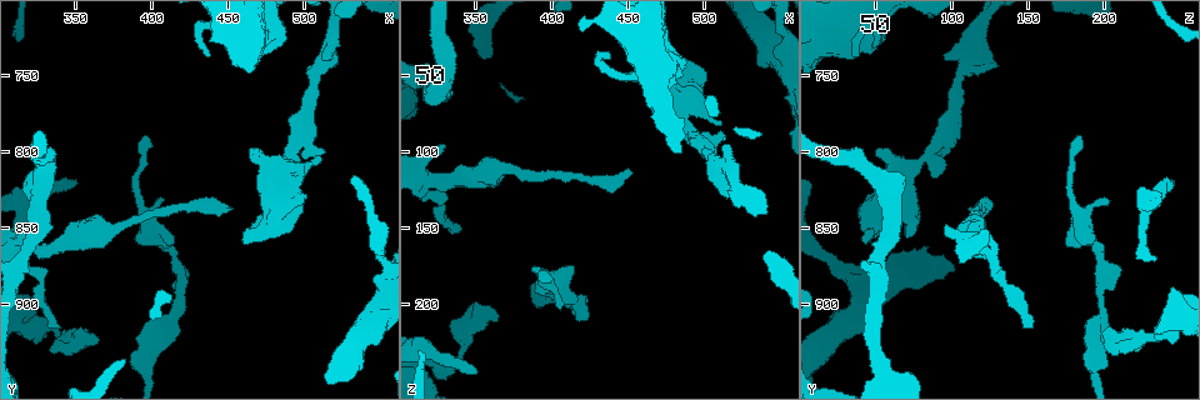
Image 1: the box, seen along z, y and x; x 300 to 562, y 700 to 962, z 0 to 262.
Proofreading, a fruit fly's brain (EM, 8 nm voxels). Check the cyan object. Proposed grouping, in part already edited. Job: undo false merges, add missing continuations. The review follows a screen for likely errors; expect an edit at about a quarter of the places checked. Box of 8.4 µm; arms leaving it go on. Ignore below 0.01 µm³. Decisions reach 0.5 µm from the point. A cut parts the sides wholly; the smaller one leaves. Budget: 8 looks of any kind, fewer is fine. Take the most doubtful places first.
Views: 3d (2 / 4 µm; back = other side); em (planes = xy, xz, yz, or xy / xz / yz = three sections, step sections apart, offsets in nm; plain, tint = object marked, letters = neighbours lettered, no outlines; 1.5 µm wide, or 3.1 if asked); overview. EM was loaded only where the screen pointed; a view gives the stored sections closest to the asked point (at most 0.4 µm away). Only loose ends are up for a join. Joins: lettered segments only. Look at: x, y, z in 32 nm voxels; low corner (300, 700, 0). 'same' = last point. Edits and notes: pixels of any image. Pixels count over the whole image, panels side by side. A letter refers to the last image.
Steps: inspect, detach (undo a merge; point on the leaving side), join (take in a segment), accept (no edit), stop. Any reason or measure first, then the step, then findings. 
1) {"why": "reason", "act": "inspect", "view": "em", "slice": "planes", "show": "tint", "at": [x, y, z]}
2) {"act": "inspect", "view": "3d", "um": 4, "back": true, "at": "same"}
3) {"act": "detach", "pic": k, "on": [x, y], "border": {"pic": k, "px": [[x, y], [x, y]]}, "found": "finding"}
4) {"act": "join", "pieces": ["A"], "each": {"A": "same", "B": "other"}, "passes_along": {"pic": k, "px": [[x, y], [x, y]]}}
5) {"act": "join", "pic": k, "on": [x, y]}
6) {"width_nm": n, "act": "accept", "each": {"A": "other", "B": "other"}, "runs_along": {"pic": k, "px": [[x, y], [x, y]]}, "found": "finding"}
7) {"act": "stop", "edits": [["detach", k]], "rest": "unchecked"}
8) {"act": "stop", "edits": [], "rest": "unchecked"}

{"why": "an open end", "act": "inspect", "view": "em", "slice": "xz", "step": 8, "show": "letters", "at": [512, 802, 80]}

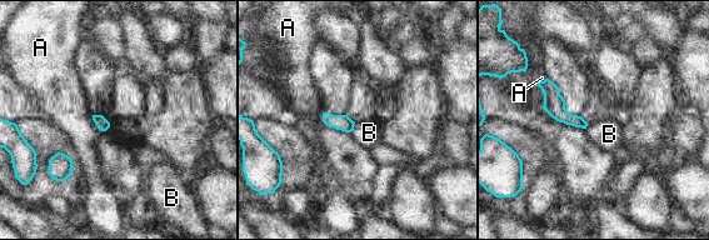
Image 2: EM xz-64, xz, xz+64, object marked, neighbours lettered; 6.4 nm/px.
{"act": "accept", "each": {"A": "other", "B": "other"}, "border": {"pic": 2, "px": [[355, 123], [350, 131]]}, "found": "no lettered segment goes on from it"}

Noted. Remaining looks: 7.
{"why": "an open end", "act": "inspect", "view": "em", "slice": "xy", "step": 4, "show": "letters", "at": [466, 856, 70]}

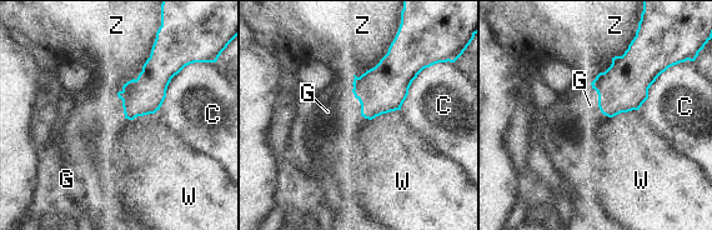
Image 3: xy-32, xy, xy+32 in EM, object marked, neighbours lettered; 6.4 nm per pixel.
{"act": "join", "pieces": ["G"], "each": {"C": "other", "G": "same", "W": "other", "Z": "other"}, "found": "the cell continues"}

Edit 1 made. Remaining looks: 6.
{"act": "inspect", "view": "overview"}

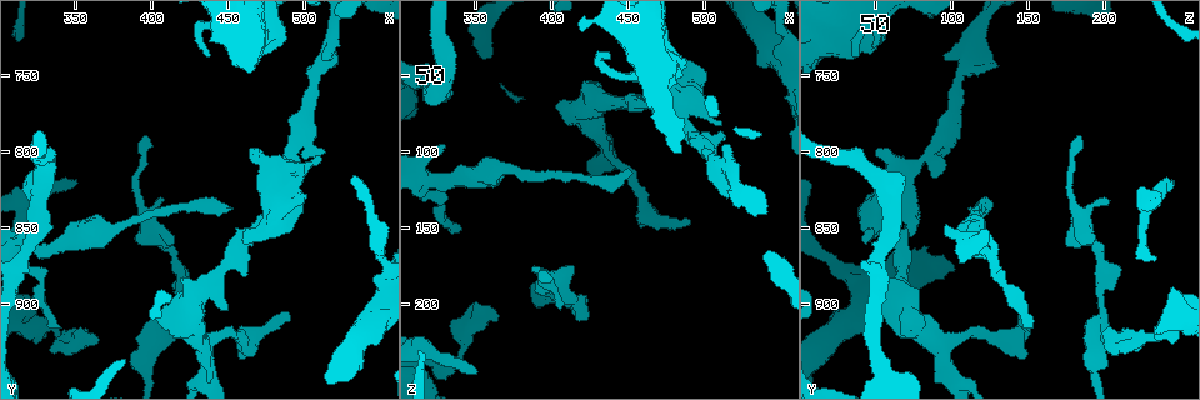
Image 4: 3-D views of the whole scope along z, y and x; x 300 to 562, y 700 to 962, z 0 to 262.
{"why": "an open end", "act": "inspect", "view": "em", "slice": "planes", "show": "letters", "at": [366, 920, 210]}

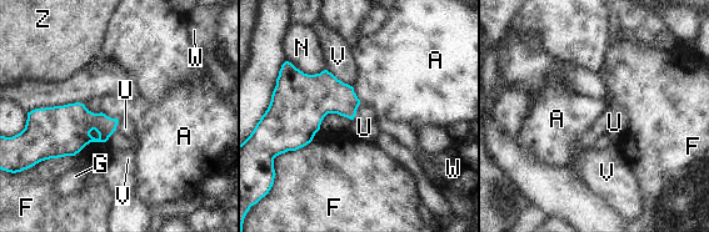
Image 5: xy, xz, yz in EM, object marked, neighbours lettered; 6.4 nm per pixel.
{"act": "accept", "each": {"A": "other", "F": "other", "G": "other", "N": "other", "U": "other", "V": "other", "W": "other", "Z": "other"}, "found": "no lettered segment goes on from it"}

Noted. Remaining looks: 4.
{"act": "stop", "edits": [["join", 3]], "rest": "unchecked"}

